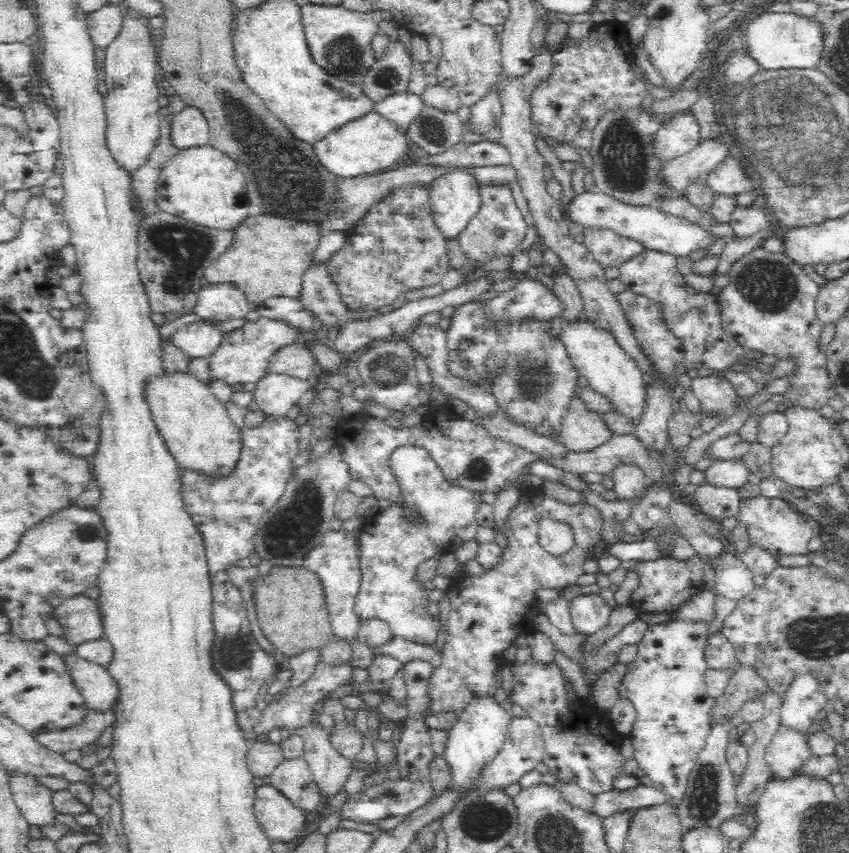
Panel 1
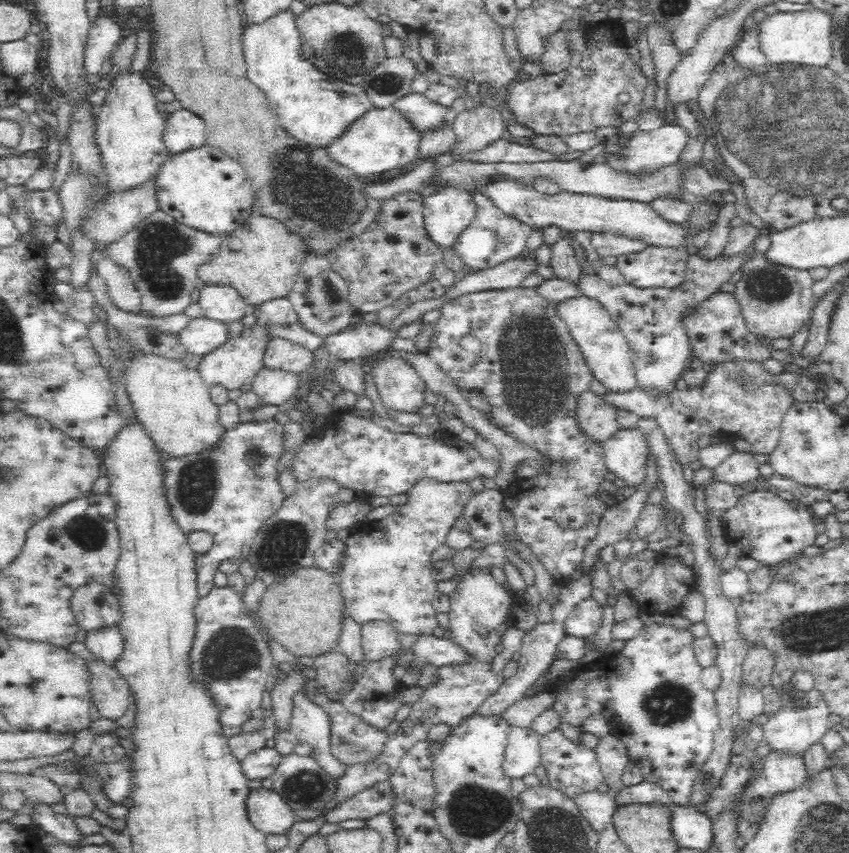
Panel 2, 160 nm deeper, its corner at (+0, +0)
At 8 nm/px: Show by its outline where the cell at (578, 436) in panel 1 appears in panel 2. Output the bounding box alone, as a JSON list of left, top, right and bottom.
[574,390,618,444]

